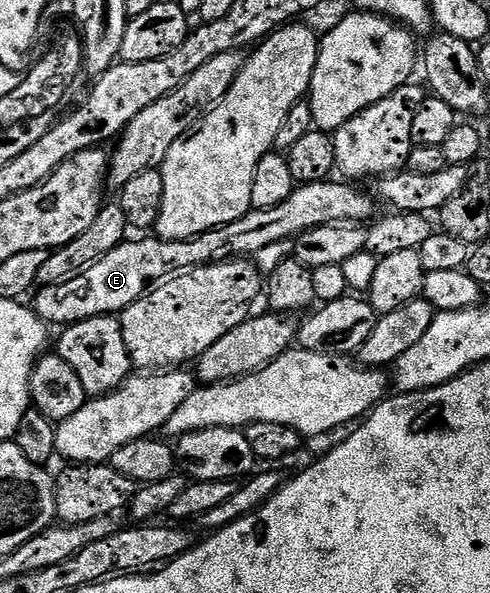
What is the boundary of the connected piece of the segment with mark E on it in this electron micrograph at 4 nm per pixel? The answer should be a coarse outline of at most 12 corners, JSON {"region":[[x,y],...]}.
{"region":[[330,178],[189,240],[126,239],[38,287],[49,326],[120,314],[182,270],[253,258],[312,228],[372,221]]}

